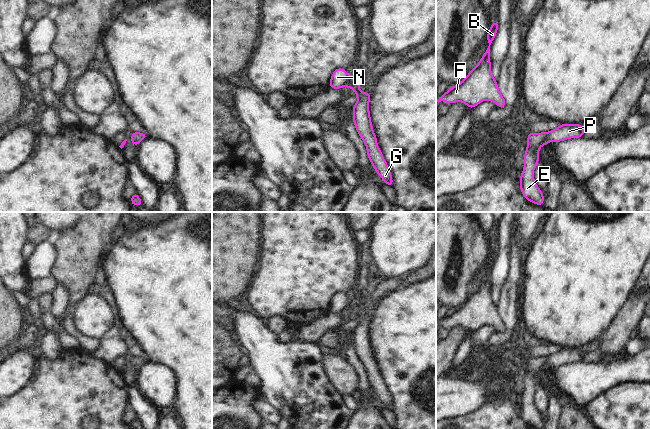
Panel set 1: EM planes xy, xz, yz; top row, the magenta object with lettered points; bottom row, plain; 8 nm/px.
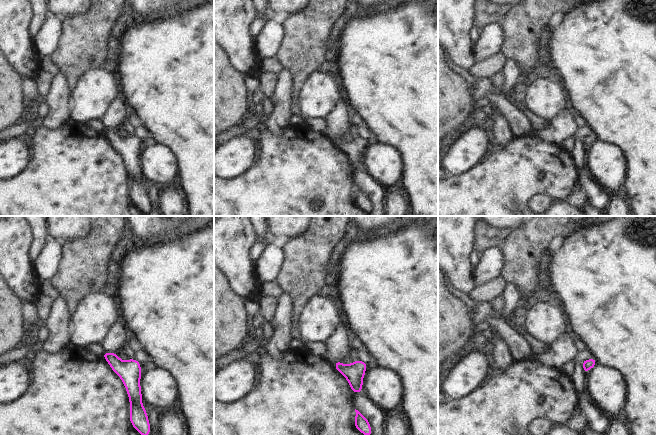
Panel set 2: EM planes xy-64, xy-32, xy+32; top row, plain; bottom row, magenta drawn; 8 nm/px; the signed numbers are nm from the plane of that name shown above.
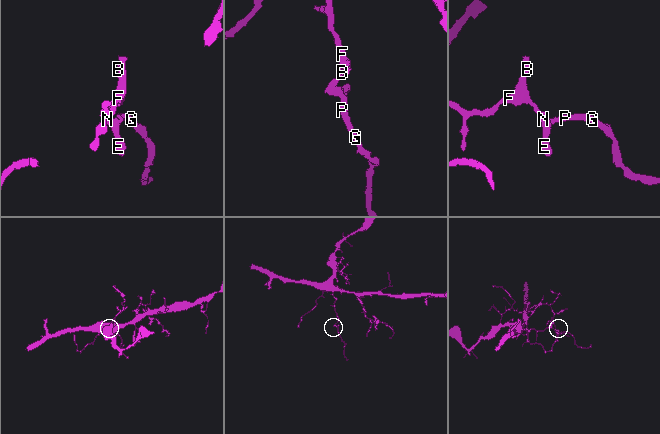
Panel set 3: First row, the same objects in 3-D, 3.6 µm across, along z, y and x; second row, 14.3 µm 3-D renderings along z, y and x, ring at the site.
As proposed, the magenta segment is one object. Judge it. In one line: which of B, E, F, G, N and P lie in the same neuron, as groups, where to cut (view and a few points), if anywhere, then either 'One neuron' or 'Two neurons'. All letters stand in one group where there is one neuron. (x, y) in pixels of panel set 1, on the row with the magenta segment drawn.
Groups: B E F G N P. No split. One neuron.

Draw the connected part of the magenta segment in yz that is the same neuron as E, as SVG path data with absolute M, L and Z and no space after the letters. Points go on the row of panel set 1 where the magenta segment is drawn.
M560 124L549 132L526 133L527 148L524 168L520 175L521 194L531 203L542 206L544 195L534 180L534 169L539 162L539 150L549 142L561 142L570 138L582 138L587 127L576 124Z

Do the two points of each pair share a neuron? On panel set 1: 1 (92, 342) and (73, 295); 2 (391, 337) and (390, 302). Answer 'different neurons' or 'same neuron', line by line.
1: same neuron
2: same neuron

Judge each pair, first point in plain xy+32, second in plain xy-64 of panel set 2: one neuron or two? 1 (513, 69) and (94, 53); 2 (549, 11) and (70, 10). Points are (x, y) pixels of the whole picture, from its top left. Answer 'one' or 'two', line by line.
1: two
2: two

